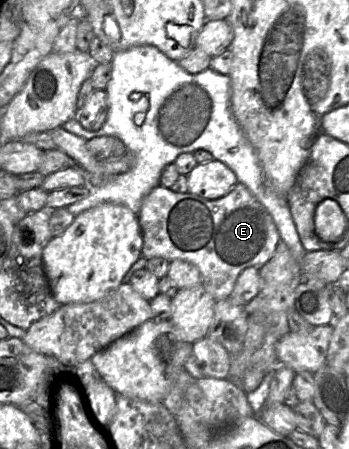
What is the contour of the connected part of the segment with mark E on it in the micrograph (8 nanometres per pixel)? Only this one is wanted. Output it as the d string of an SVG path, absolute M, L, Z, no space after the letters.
M237 183L225 196L209 200L190 192L177 193L159 185L143 199L138 214L143 236L142 256L147 260L161 257L194 264L201 272L202 285L216 301L228 299L240 273L248 267L261 268L272 257L281 241L273 217L266 207L242 183Z

